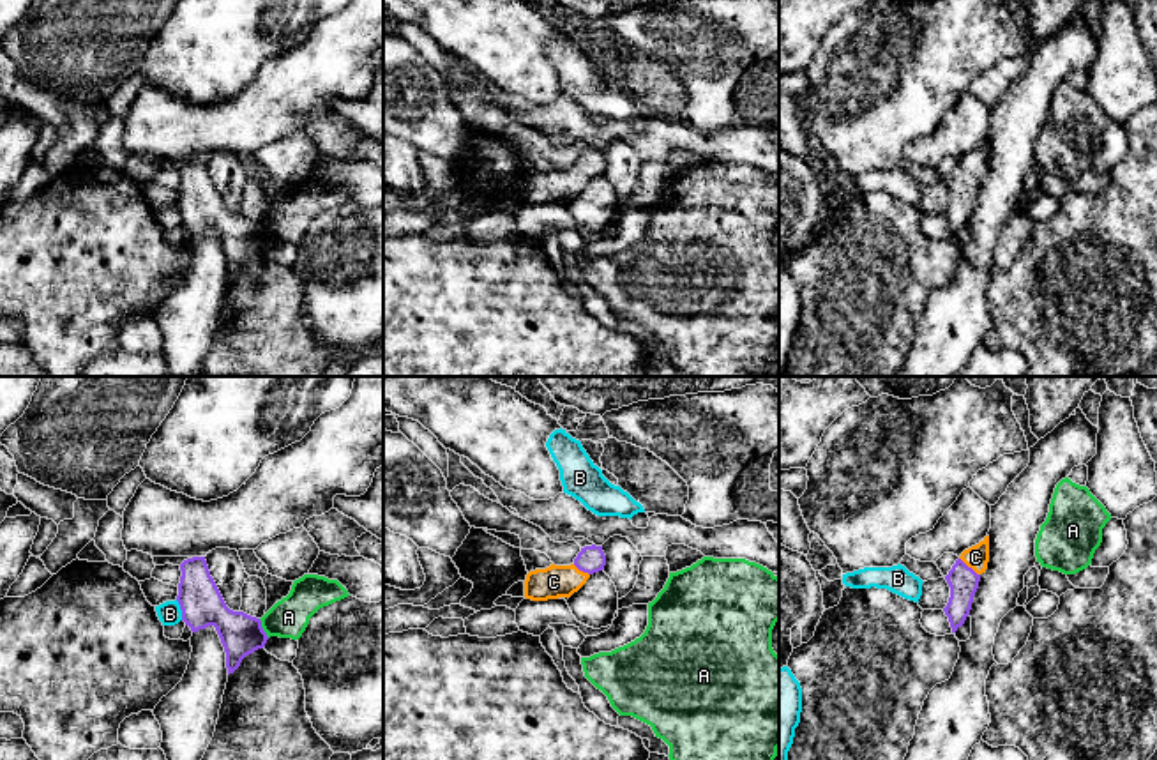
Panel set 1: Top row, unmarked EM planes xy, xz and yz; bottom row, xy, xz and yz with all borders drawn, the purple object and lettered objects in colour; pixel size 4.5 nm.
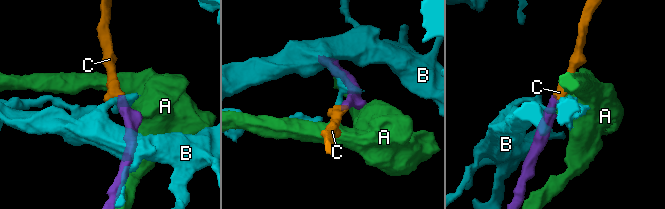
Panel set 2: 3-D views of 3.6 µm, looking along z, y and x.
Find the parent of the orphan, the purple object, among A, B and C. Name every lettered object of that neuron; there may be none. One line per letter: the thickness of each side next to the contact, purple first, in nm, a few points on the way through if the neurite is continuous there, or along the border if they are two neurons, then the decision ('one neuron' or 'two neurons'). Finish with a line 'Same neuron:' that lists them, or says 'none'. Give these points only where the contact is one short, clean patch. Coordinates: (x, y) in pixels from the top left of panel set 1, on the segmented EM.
A: 190 nm thick on the purple side, 180 nm on the other; border along xy (258, 619), (269, 637); two neurons
B: 200 nm thick on the purple side, 110 nm on the other; border along xy (175, 600), (182, 619); two neurons
C: 140 nm thick on the purple side, 110 nm on the other; runs through yz (963, 582), (970, 568), (975, 557); one neuron
Same neuron: C

